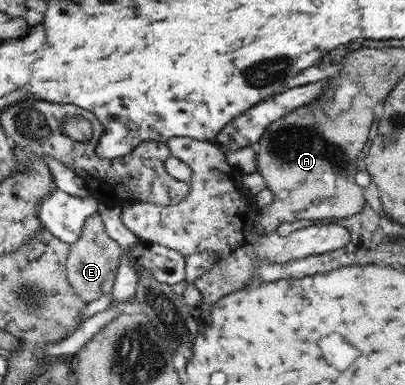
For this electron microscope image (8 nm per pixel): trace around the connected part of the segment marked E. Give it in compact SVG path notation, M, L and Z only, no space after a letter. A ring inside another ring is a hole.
M96 211L83 224L79 239L70 244L66 276L73 293L81 296L87 303L99 299L101 295L112 294L121 254L122 247L106 232L103 219Z

